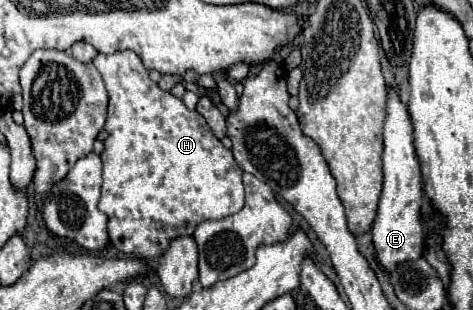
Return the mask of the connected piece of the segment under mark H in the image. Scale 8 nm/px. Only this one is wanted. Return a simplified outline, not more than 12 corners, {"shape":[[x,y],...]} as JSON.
{"shape":[[133,51],[109,93],[99,209],[121,253],[243,207],[243,171]]}

